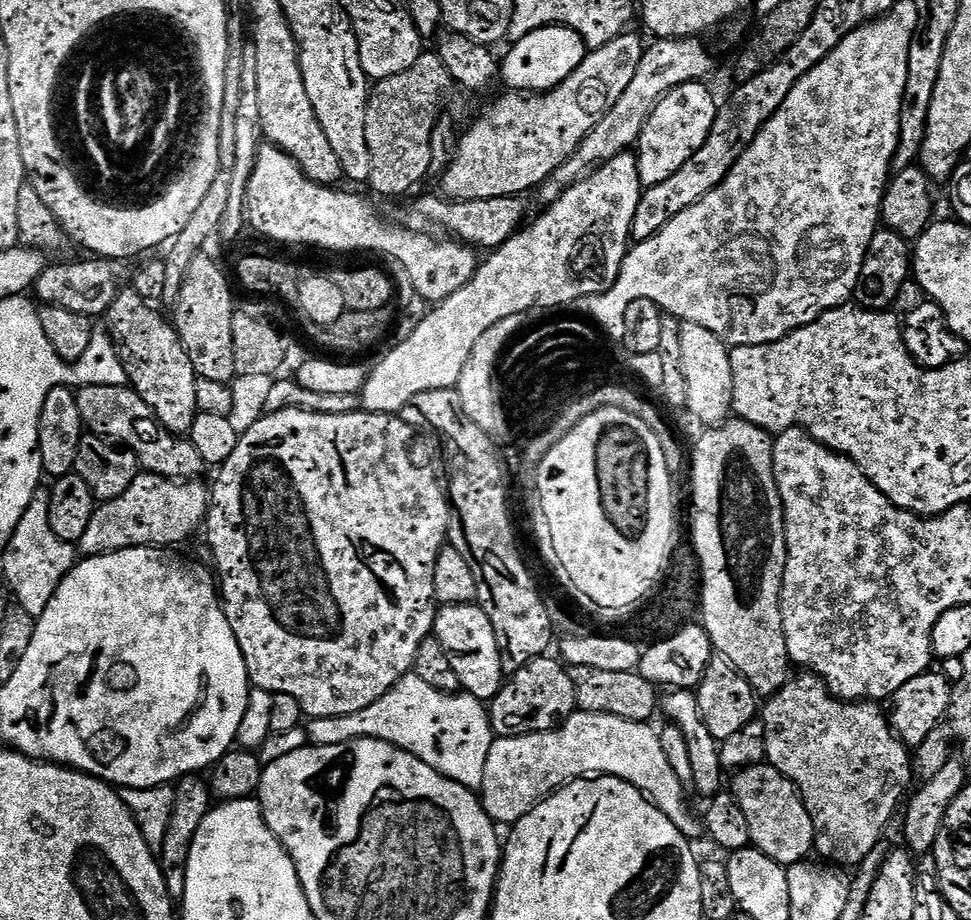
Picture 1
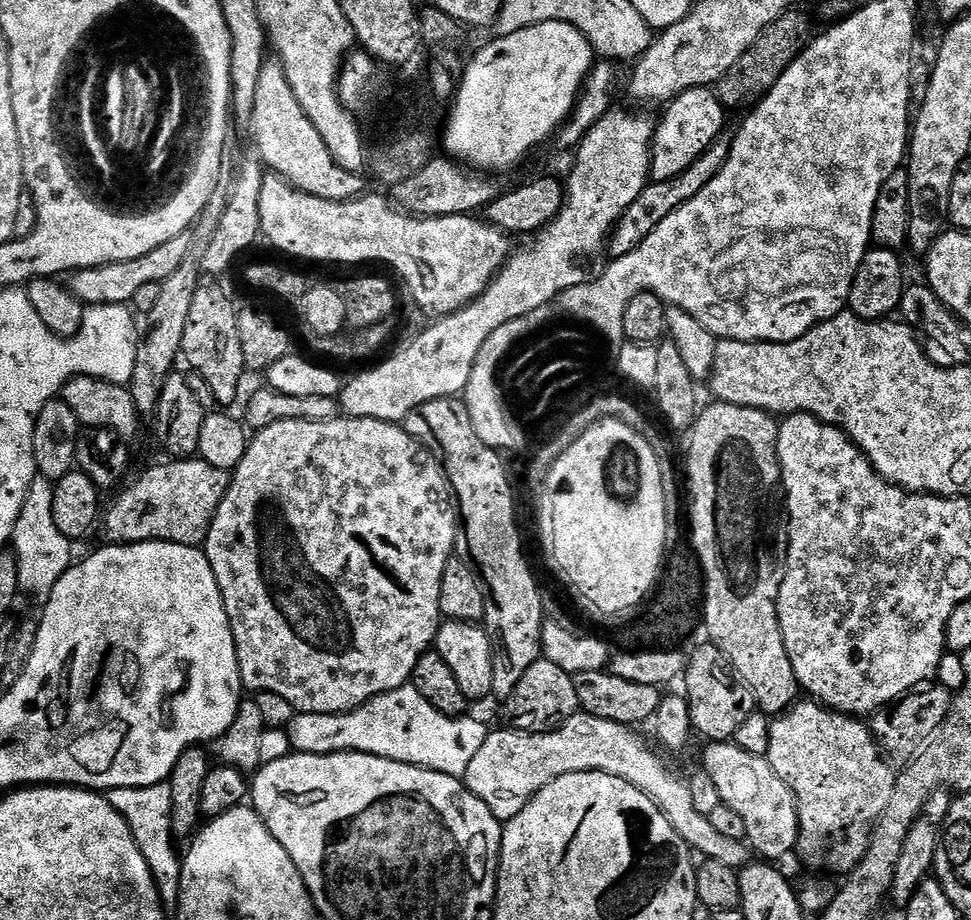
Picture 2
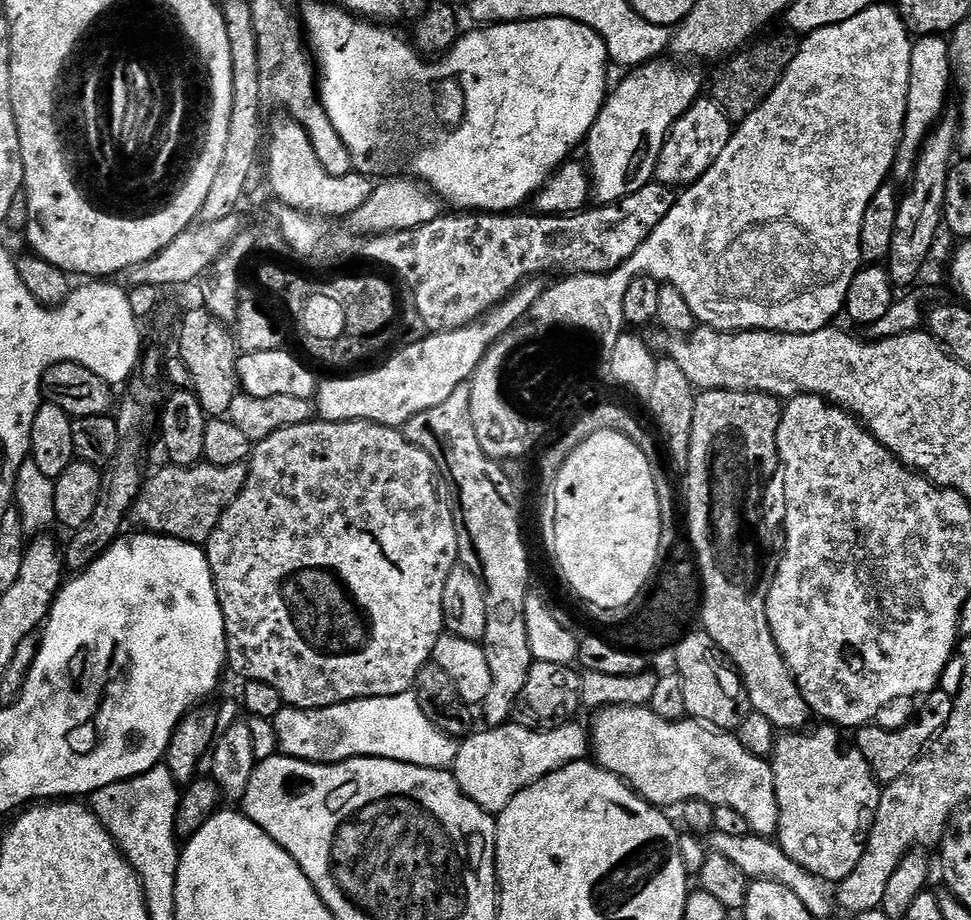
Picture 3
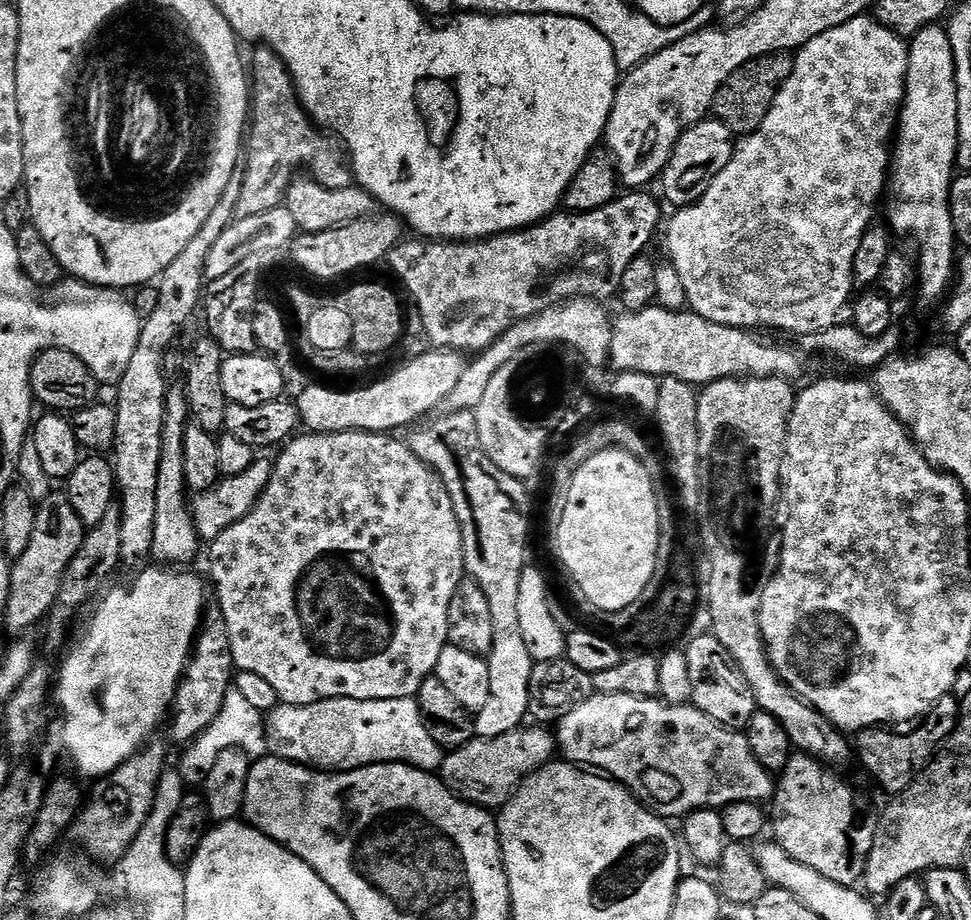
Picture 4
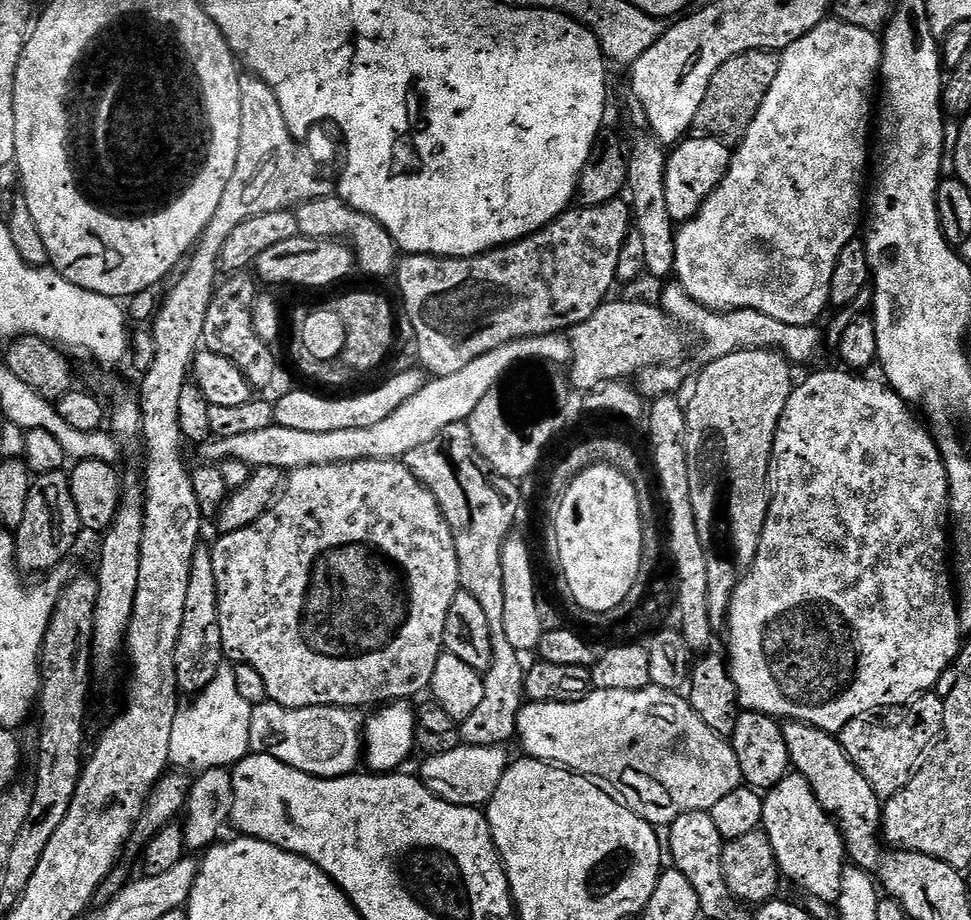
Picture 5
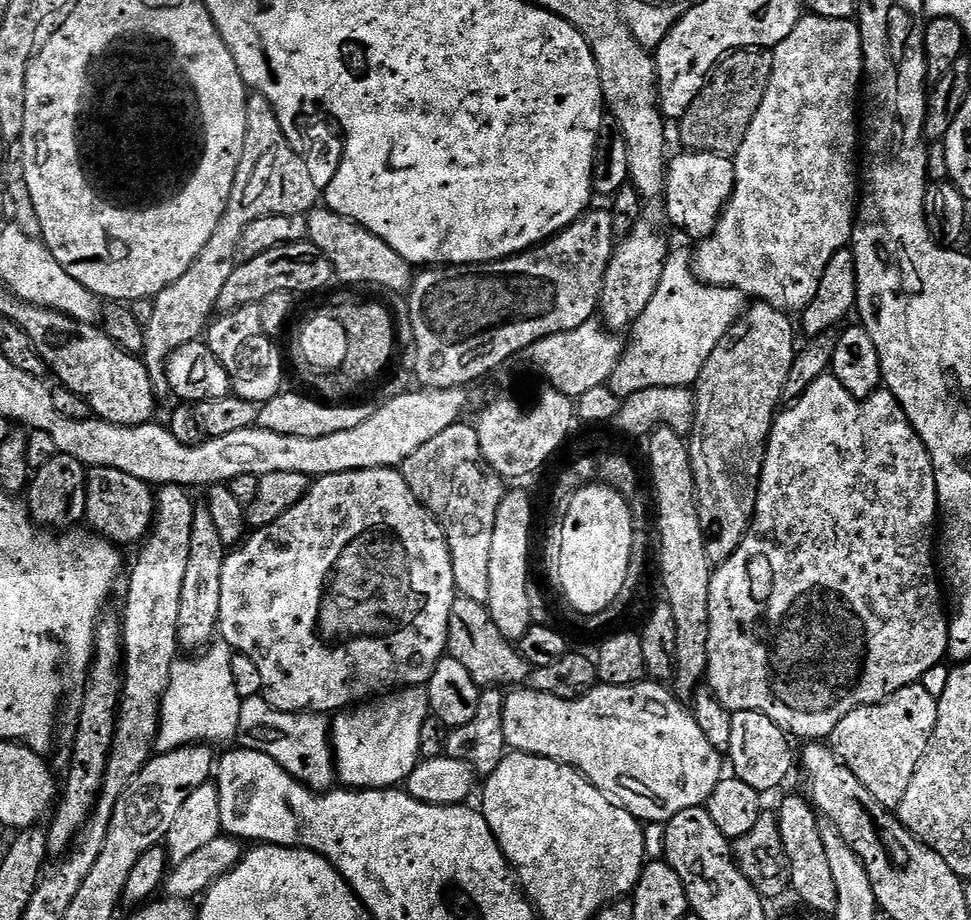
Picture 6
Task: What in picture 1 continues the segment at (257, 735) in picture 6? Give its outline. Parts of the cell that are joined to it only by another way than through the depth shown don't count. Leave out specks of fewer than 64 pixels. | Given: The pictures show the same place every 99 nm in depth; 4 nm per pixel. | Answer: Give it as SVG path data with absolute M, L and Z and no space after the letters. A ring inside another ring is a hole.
M414 674L403 676L385 696L378 698L378 702L374 702L374 706L366 706L366 710L358 710L358 714L309 719L306 731L309 741L315 746L338 746L342 742L362 738L390 742L414 754L419 760L426 762L426 766L438 770L446 778L473 790L479 790L482 786L482 778L486 774L486 754L490 754L490 746L494 739L489 709L481 701L467 694L434 690L434 686L422 682L422 678Z

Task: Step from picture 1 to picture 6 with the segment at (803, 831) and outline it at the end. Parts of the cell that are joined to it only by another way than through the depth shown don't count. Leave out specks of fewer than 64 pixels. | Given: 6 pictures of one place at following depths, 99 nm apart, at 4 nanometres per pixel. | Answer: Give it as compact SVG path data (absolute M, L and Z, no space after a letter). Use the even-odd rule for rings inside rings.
M641 682L630 686L600 684L577 700L554 698L554 694L542 694L524 686L505 695L502 730L509 749L569 764L595 788L611 796L620 807L635 816L637 821L667 822L682 810L707 805L710 794L714 794L714 786L718 786L726 772L721 749L708 741L696 717L679 702L660 682Z

